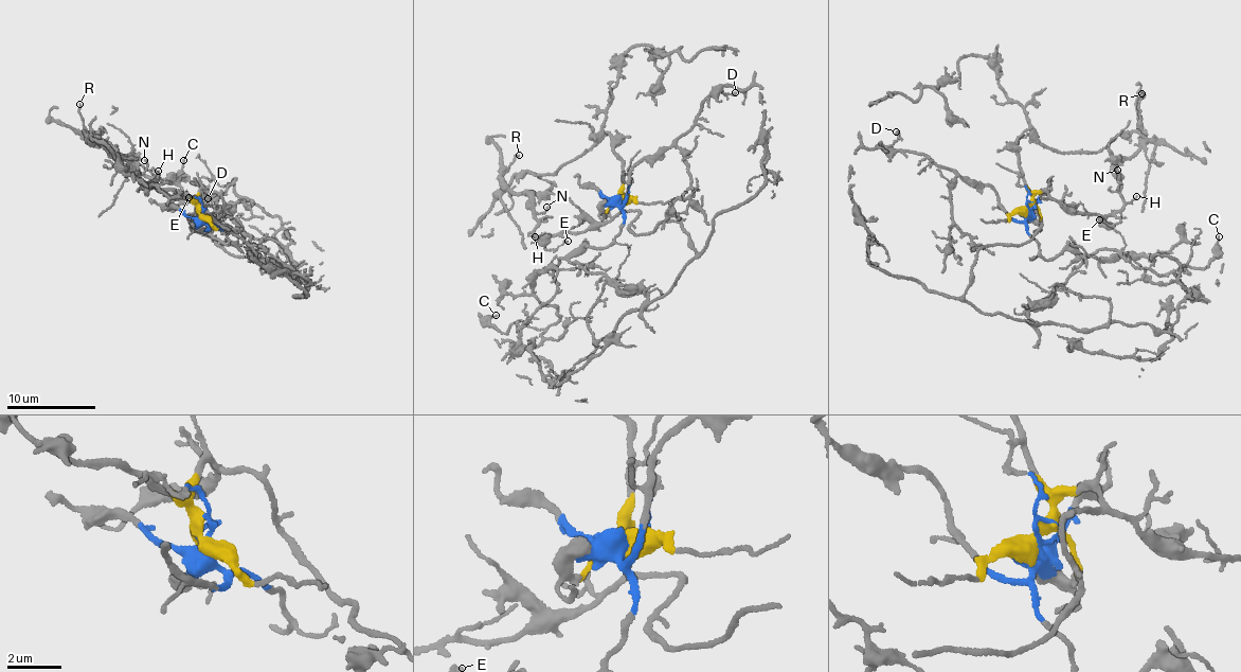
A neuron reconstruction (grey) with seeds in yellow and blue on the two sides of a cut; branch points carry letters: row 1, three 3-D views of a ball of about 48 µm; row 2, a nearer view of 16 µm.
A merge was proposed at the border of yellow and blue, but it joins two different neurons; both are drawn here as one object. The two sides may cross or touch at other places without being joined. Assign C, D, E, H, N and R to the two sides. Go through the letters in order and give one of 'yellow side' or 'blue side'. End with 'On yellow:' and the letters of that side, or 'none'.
C: blue side
D: blue side
E: yellow side
H: yellow side
N: yellow side
R: yellow side
On yellow: E, H, N, R

